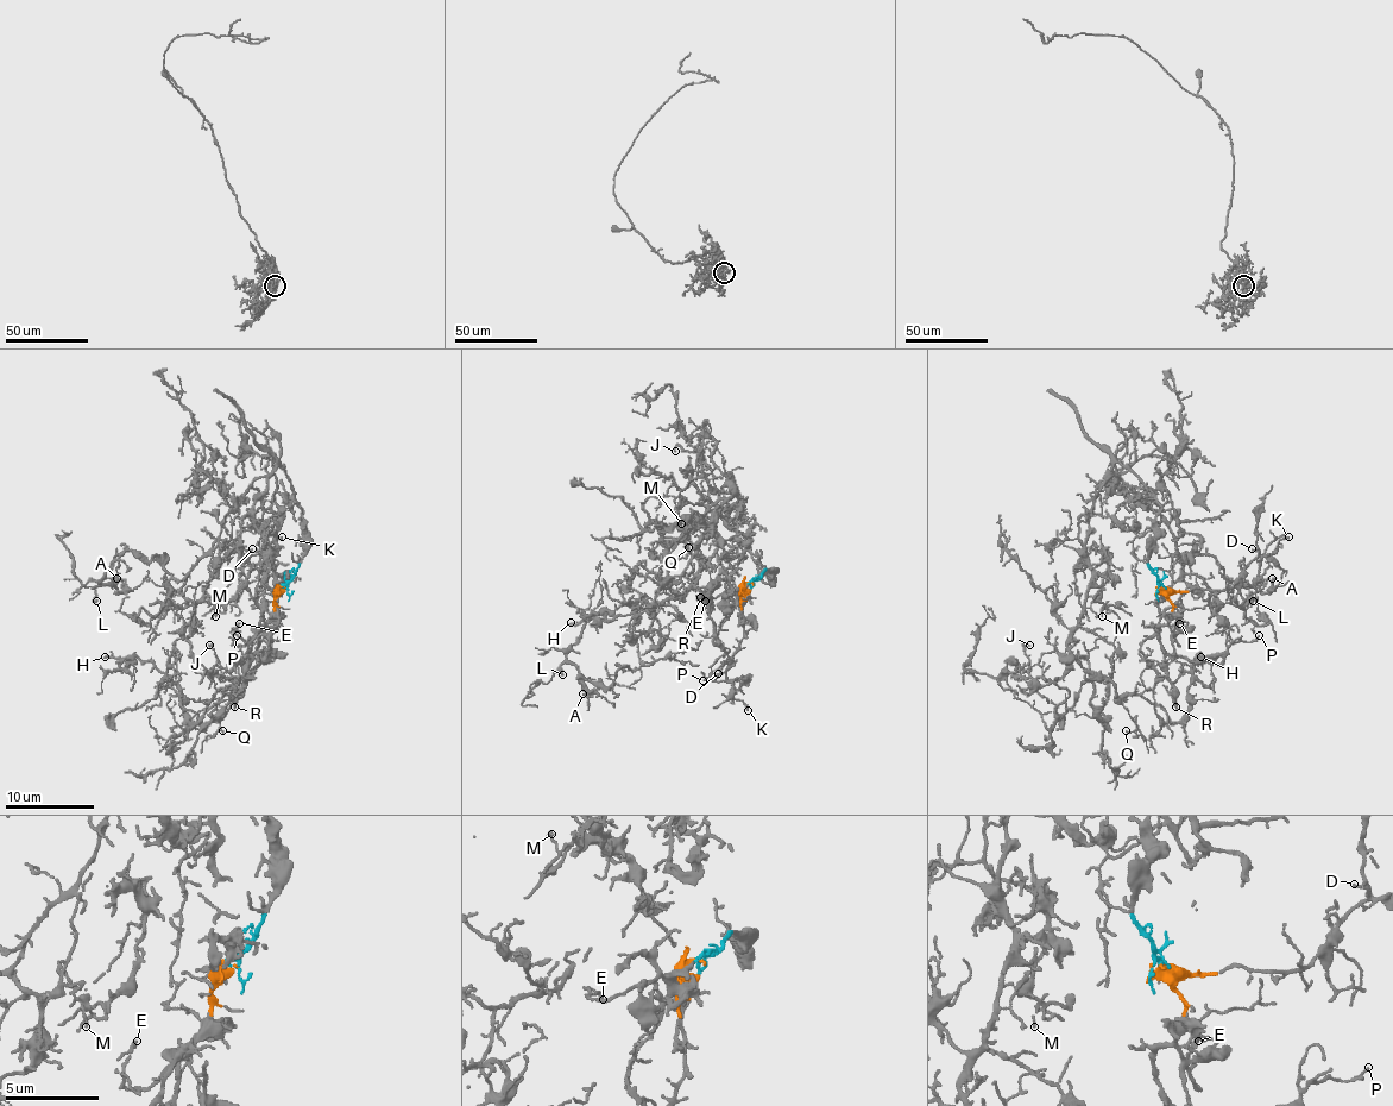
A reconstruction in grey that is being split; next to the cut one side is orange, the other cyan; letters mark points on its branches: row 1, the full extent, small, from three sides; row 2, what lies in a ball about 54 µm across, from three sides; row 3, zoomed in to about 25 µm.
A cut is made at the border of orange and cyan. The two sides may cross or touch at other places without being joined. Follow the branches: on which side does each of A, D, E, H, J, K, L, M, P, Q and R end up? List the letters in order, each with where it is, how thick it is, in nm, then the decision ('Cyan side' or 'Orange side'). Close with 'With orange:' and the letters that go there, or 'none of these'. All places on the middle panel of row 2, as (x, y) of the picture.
A: Place: (582, 693). Thickness 150 nm. Cyan side
D: Place: (718, 673). Thickness 90 nm. Orange side
E: Place: (705, 601). Thickness 110 nm. Orange side
H: Place: (571, 622). Thickness 110 nm. Cyan side
J: Place: (675, 451). Thickness 110 nm. Cyan side
K: Place: (748, 710). Thickness 150 nm. Orange side
L: Place: (562, 674). Thickness 140 nm. Cyan side
M: Place: (681, 523). Thickness 130 nm. Cyan side
P: Place: (703, 680). Thickness 120 nm. Orange side
Q: Place: (688, 547). Thickness 90 nm. Cyan side
R: Place: (700, 597). Thickness 130 nm. Orange side
With orange: D, E, K, P, R

